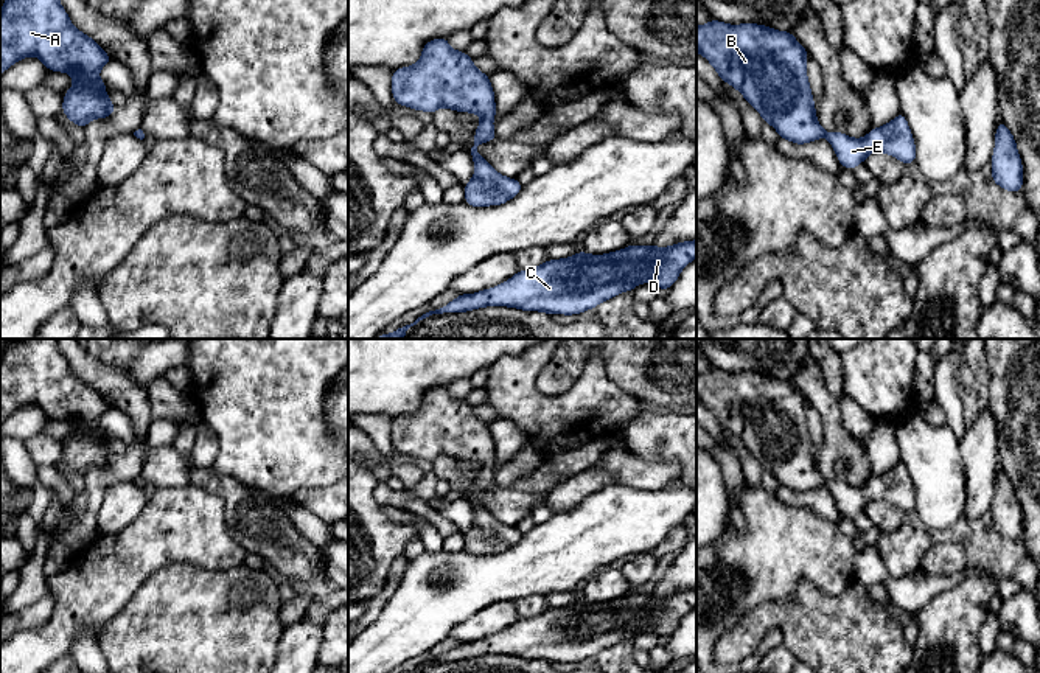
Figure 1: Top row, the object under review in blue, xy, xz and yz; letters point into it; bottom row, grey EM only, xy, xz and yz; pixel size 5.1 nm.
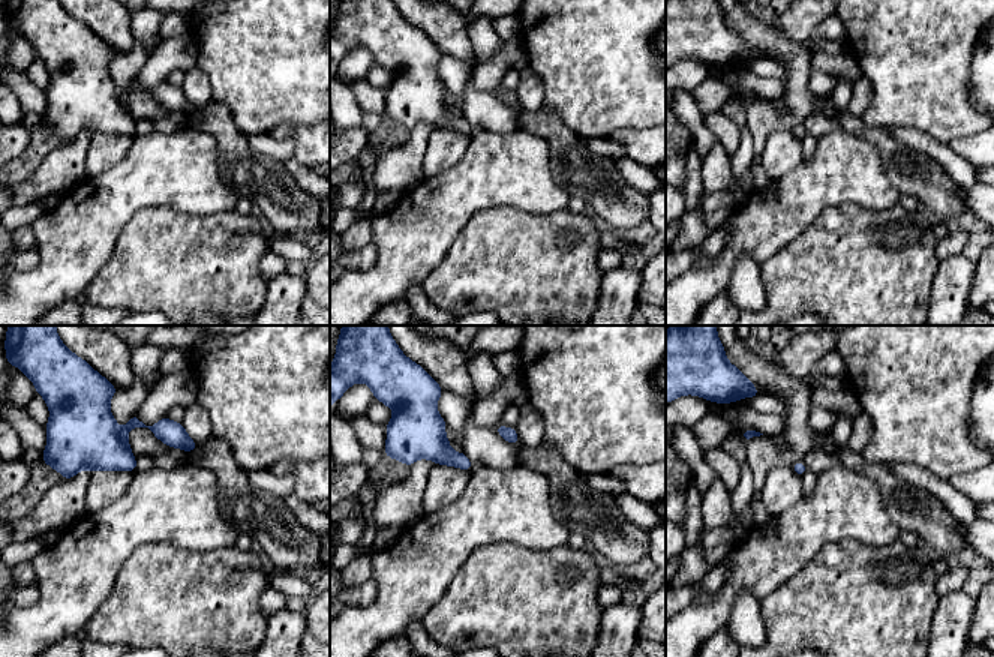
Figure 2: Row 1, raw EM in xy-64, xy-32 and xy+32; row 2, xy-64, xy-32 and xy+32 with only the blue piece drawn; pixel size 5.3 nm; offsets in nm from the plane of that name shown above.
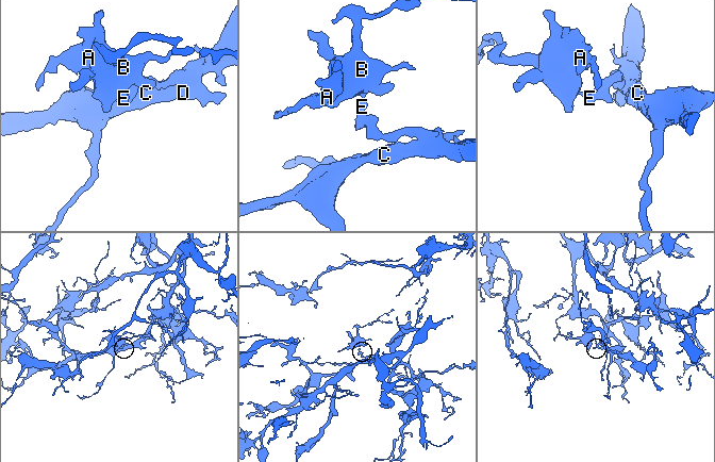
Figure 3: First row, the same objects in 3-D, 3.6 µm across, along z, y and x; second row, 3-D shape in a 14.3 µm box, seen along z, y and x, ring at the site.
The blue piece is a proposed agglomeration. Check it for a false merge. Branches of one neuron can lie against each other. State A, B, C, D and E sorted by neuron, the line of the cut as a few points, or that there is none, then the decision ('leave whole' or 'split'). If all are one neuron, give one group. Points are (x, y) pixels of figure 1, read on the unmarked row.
groups A B C D E; cut none; leave whole

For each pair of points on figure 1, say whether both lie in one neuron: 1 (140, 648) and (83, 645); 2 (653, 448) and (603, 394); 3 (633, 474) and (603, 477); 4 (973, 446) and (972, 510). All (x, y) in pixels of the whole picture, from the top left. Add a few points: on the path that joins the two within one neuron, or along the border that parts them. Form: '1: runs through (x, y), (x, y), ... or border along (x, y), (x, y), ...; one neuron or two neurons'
1: border along (97, 636), (98, 647), (104, 656); two neurons
2: border along (641, 411), (611, 434); two neurons
3: border along (591, 468), (607, 471), (616, 482); two neurons
4: runs through (978, 462), (978, 495); one neuron

